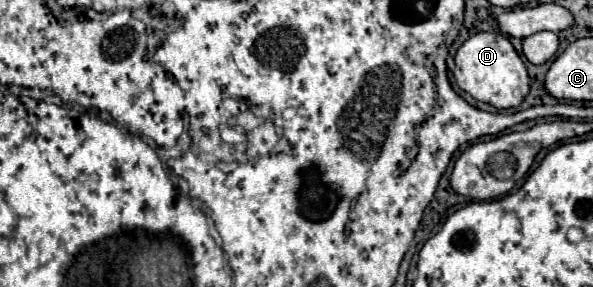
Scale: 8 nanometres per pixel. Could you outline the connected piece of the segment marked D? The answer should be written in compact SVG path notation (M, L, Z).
M476 33L462 43L456 57L454 77L460 89L470 93L474 99L490 103L496 109L518 107L530 91L530 77L524 61L512 47L510 39L502 33Z

